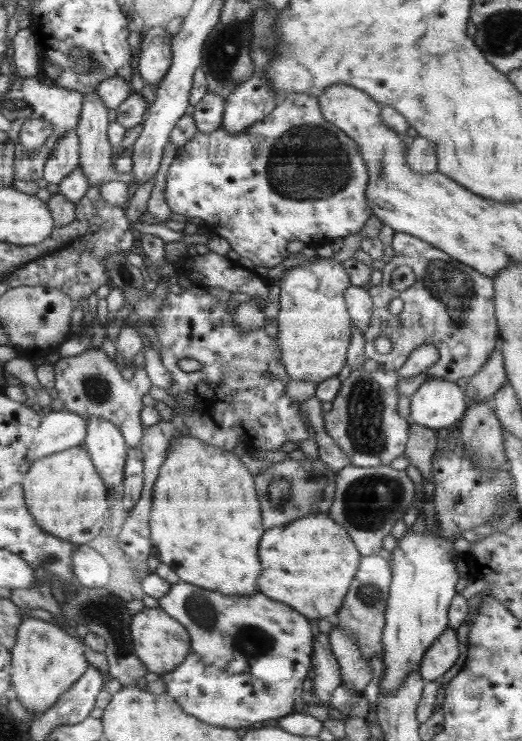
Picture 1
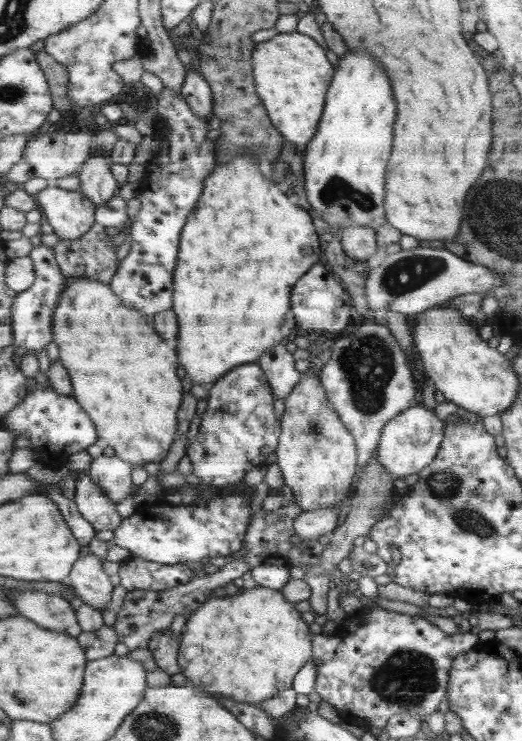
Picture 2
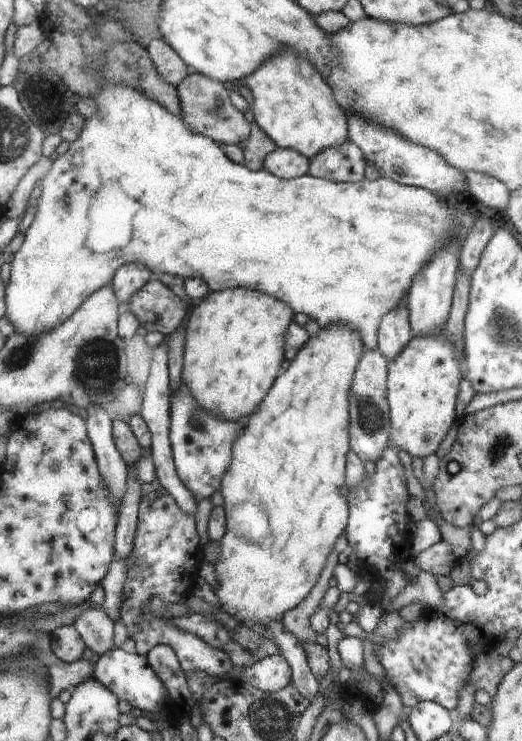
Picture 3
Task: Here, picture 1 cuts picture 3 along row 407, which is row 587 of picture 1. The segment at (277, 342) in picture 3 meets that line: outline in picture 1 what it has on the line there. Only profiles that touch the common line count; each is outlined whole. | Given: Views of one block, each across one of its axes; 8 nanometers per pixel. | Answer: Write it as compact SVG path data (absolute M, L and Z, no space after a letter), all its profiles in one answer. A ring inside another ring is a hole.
M180 436L178 440L172 440L172 446L168 450L166 459L165 464L161 467L162 482L158 482L158 498L154 498L154 522L149 522L150 530L154 530L154 534L150 532L153 546L157 547L160 553L160 559L157 562L169 566L181 581L202 586L206 590L214 590L220 594L226 594L226 596L250 596L250 594L259 592L257 581L258 576L262 574L262 566L258 560L258 542L260 542L260 536L266 532L266 528L264 528L265 521L262 522L262 504L254 470L250 470L250 466L246 466L246 462L242 462L242 458L238 458L238 454L208 446L200 438L192 438L192 436Z

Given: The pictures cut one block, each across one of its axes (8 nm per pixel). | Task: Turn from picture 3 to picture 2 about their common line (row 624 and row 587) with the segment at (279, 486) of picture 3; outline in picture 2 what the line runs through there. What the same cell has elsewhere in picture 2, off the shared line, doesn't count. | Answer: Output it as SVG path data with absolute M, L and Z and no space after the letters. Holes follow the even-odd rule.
M249 584L248 588L238 594L208 599L188 617L186 632L181 634L178 659L181 674L196 686L196 690L202 690L206 694L214 694L216 690L224 698L234 698L236 702L258 707L282 690L291 688L294 674L311 660L313 640L310 640L312 636L308 625L300 618L294 602L286 600L280 590L266 586Z

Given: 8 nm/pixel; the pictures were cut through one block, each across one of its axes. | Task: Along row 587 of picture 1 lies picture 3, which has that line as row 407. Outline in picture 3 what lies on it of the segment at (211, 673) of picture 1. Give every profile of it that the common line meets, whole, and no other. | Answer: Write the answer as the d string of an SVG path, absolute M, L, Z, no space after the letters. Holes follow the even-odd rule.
M180 384L180 388L178 390L169 390L170 391L170 424L169 424L169 445L172 455L172 460L176 469L176 474L178 475L178 478L180 478L180 482L192 492L192 496L194 496L194 500L196 500L196 504L198 505L200 501L208 498L212 498L210 494L214 492L214 490L218 490L218 484L222 482L222 478L224 474L226 474L226 471L228 469L228 466L230 465L231 458L232 458L232 443L235 442L240 435L244 434L246 432L246 420L249 419L248 416L246 416L246 419L238 420L238 422L234 422L234 420L224 420L224 418L221 418L220 416L212 416L210 412L206 412L206 408L202 408L202 404L198 404L198 398L194 396L194 392L188 392L190 388L186 388L186 384Z

